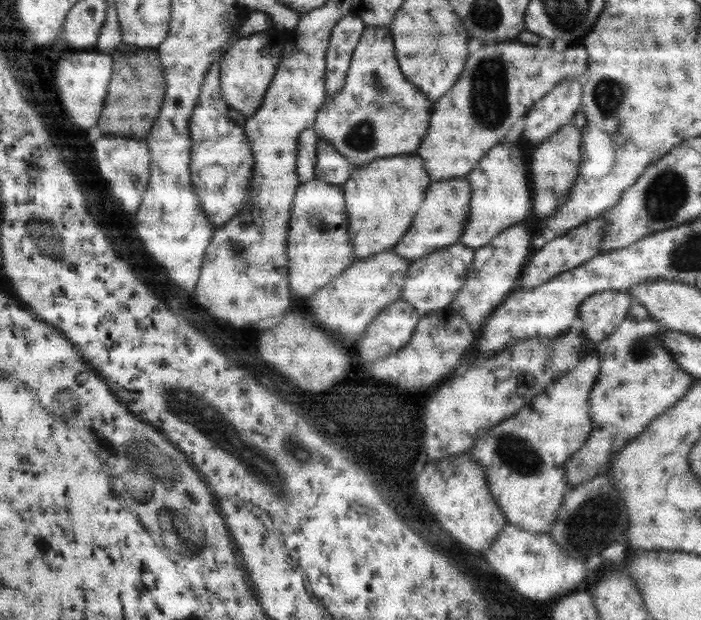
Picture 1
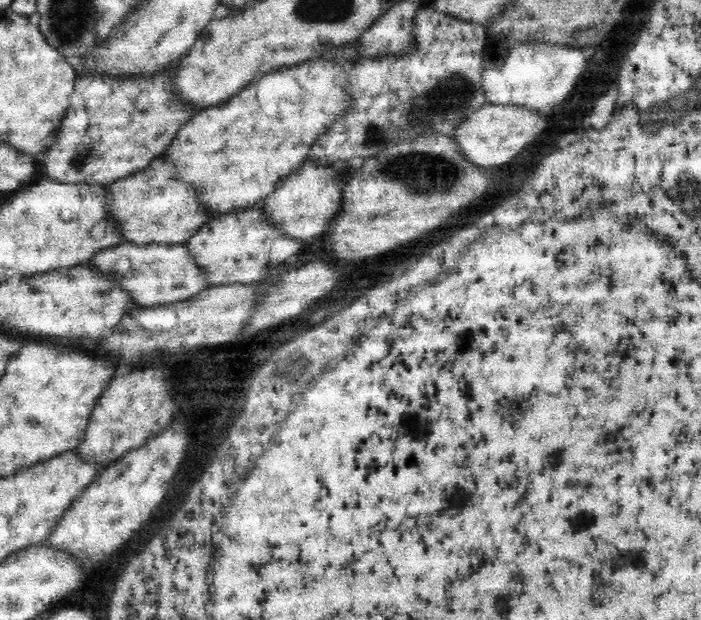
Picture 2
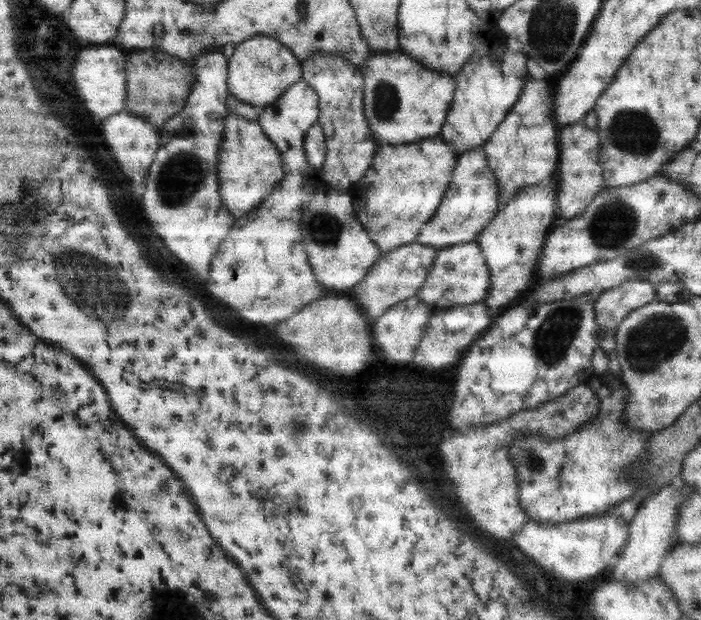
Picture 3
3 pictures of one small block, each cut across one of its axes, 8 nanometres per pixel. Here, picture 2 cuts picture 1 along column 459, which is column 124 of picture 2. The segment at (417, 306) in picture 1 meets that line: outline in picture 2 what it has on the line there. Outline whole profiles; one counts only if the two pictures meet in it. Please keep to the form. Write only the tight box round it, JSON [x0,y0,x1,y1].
[90,243,212,306]

